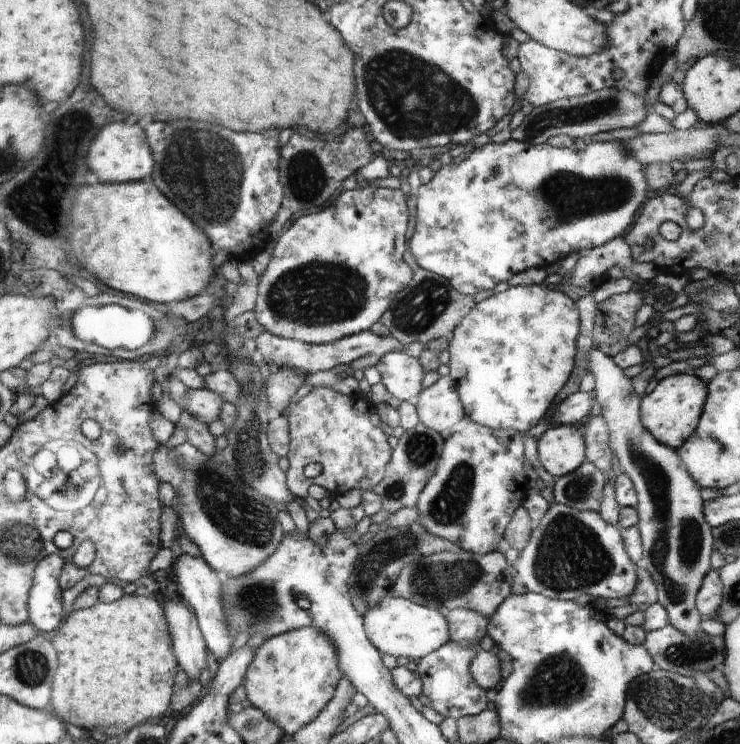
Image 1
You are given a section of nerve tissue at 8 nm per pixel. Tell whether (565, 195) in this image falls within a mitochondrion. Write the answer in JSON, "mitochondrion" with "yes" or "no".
{"mitochondrion":"yes"}

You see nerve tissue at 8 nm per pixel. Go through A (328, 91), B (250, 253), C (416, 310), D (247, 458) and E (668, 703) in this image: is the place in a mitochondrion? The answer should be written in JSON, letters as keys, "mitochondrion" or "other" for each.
{"A":"other","B":"other","C":"mitochondrion","D":"mitochondrion","E":"mitochondrion"}

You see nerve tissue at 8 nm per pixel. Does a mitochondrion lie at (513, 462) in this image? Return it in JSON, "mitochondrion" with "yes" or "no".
{"mitochondrion":"no"}

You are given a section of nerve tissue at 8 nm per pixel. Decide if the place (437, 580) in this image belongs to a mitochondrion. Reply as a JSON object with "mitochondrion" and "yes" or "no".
{"mitochondrion":"yes"}

